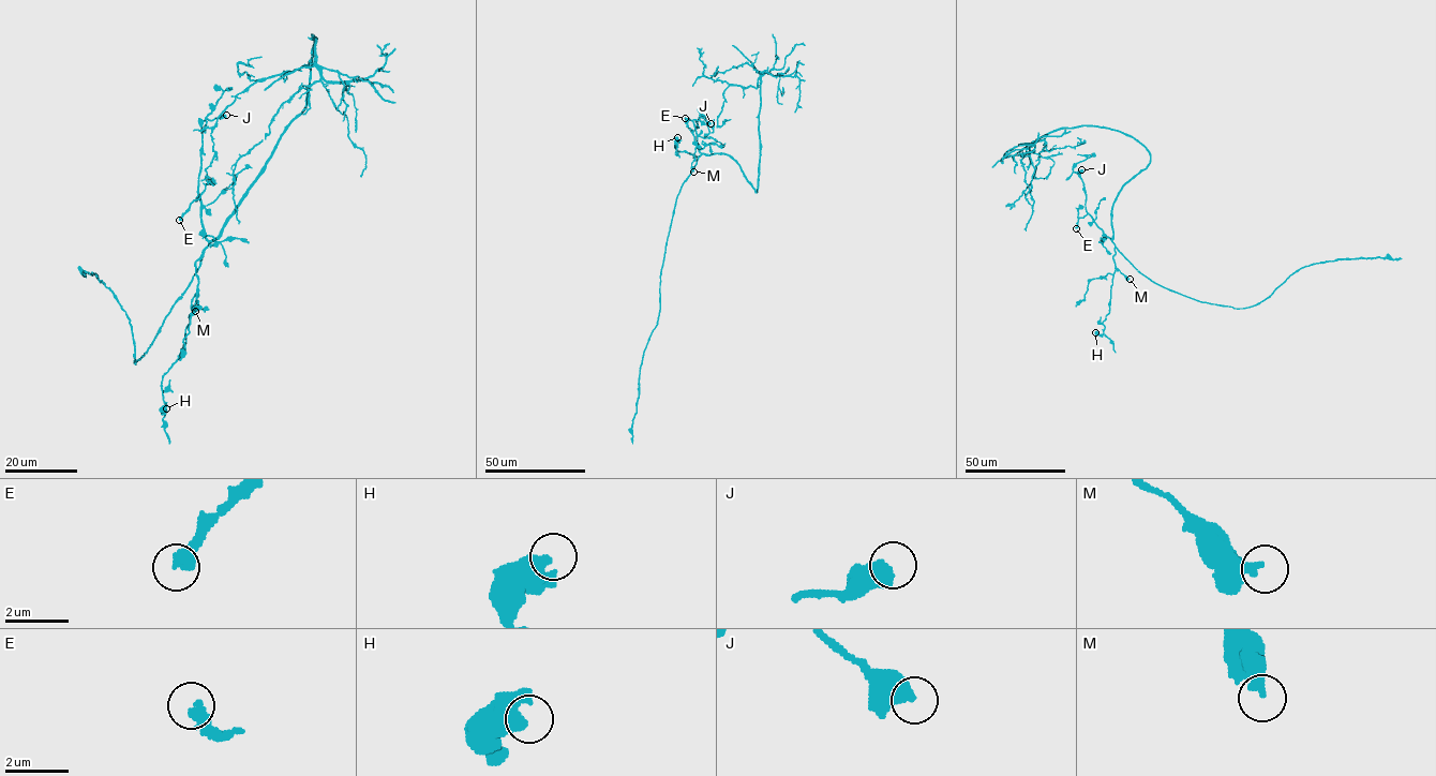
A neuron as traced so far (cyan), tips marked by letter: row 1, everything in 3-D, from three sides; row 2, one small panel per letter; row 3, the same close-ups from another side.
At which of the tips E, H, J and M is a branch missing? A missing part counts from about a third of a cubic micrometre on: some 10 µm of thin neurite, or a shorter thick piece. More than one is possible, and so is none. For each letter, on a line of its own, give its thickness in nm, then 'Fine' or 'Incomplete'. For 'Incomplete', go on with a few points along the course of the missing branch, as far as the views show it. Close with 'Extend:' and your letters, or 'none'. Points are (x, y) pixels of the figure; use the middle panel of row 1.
E: Thickness 420 nm. Incomplete
H: Thickness 550 nm. Fine
J: Thickness 600 nm. Fine
M: Thickness 380 nm. Fine
Extend: E

